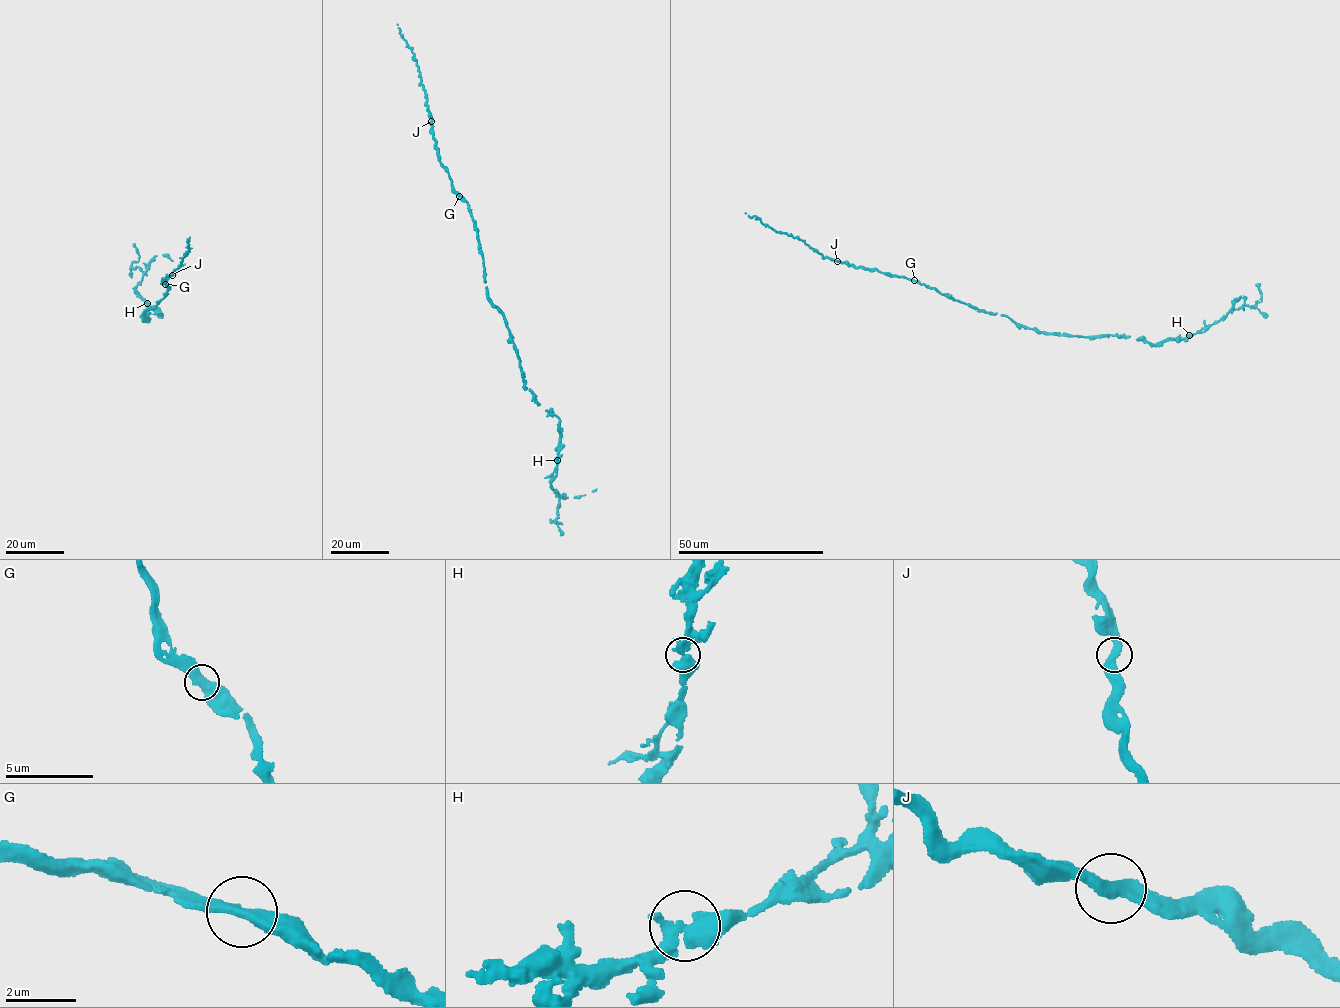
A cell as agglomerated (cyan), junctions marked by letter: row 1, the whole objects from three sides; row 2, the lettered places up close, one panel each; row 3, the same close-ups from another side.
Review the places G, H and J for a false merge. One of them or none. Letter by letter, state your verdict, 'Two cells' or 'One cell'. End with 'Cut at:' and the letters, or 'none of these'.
G: One cell
H: One cell
J: One cell
Cut at: none of these

